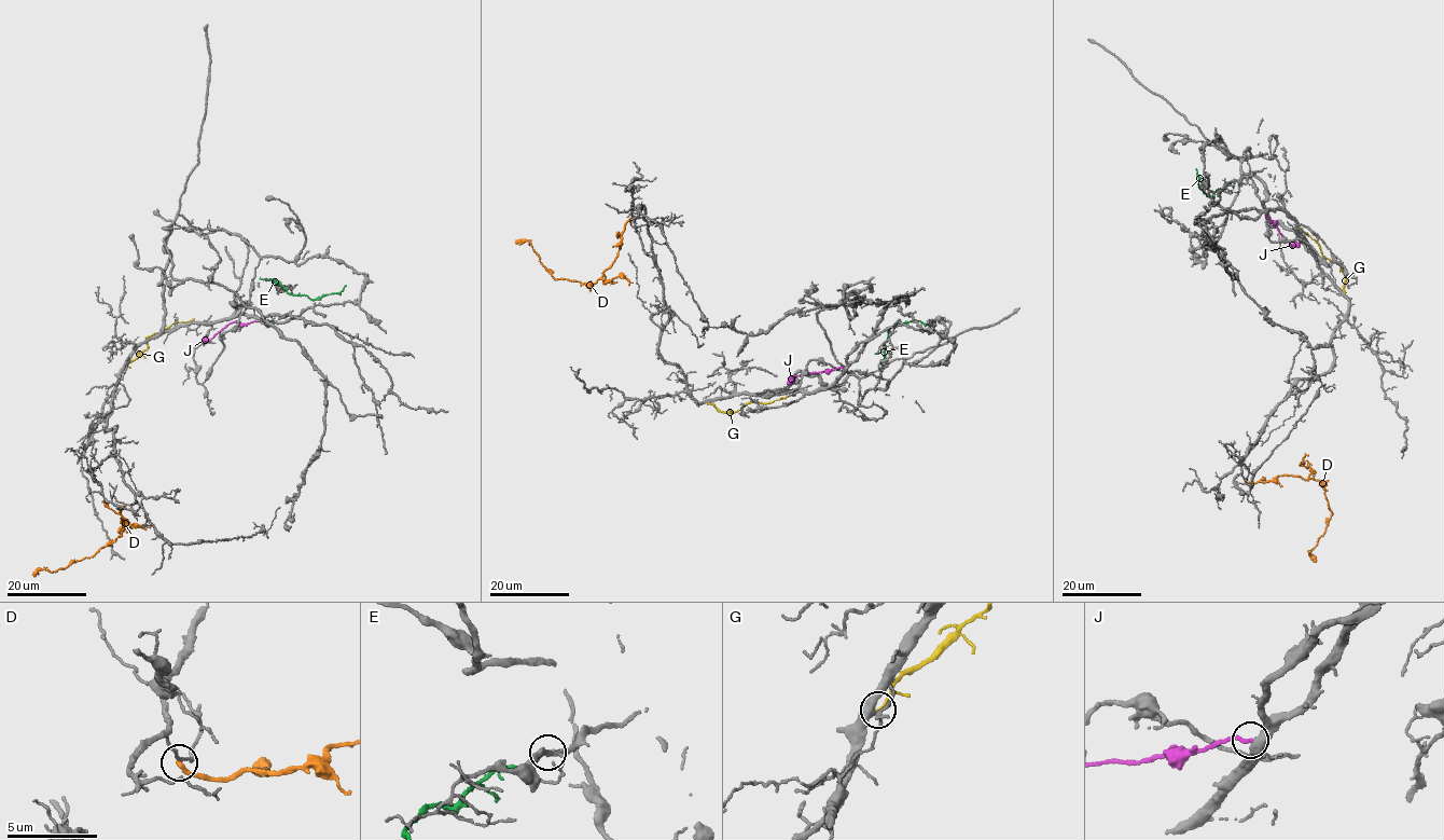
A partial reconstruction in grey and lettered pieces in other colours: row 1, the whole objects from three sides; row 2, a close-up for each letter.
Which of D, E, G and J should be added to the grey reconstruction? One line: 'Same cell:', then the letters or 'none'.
Same cell: G

